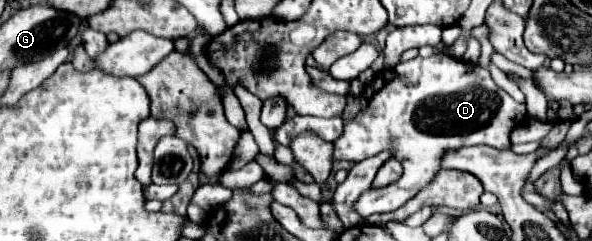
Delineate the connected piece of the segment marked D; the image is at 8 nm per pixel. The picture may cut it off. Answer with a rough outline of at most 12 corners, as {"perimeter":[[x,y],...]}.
{"perimeter":[[446,53],[364,87],[334,159],[390,151],[400,181],[354,203],[402,207],[446,149],[508,149],[526,105]]}

